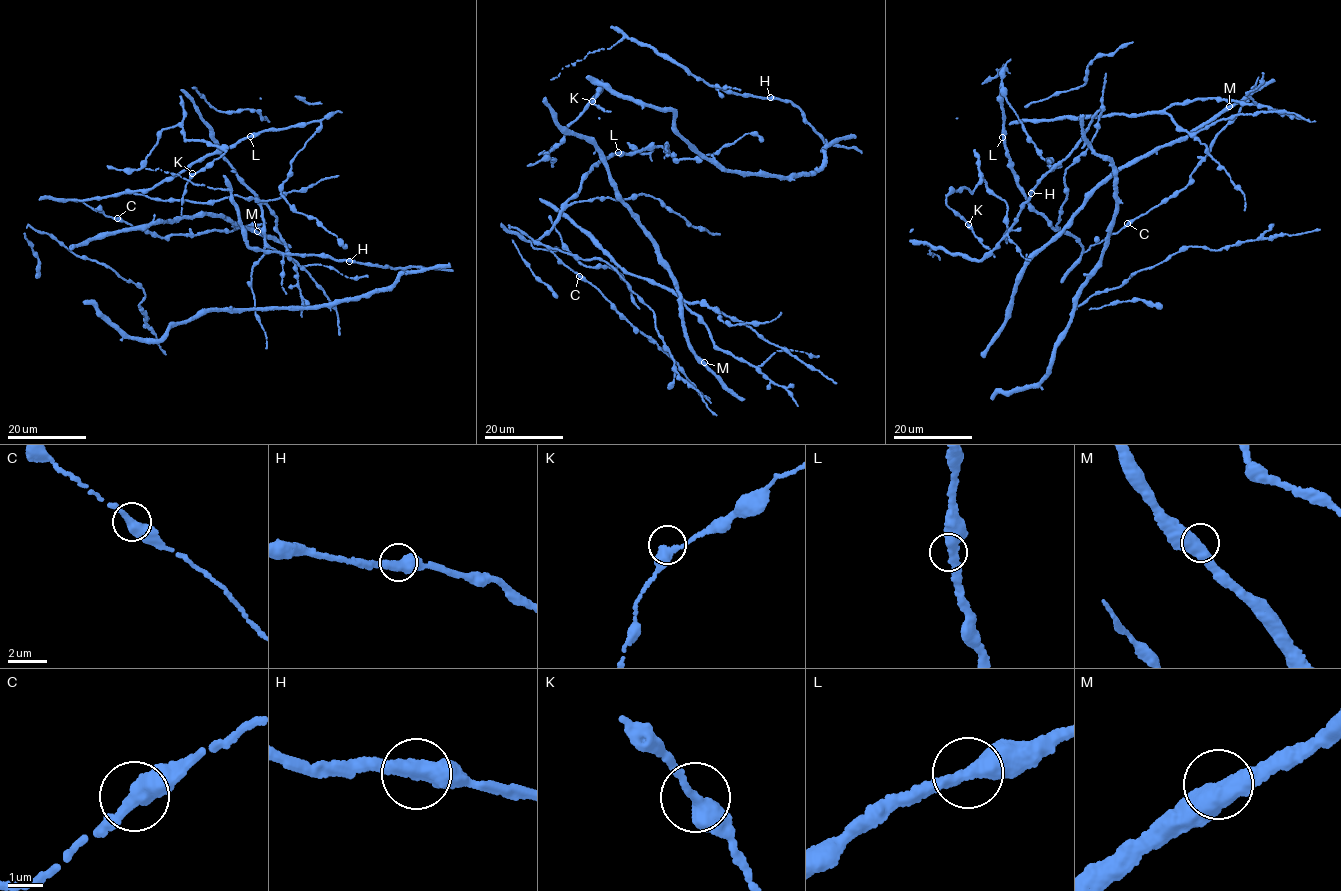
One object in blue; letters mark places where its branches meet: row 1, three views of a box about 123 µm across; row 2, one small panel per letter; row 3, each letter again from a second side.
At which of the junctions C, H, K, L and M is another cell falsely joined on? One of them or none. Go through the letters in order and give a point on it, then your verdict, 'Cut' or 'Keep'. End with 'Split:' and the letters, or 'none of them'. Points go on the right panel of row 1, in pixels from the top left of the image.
C: Place: (1127, 223). Keep
H: Place: (1031, 193). Keep
K: Place: (968, 224). Keep
L: Place: (1002, 137). Keep
M: Place: (1229, 106). Keep
Split: none of them

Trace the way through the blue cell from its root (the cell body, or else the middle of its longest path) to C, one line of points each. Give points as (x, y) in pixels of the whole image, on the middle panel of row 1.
C: (618, 154), (592, 167), (579, 192), (566, 203), (557, 222), (531, 243), (535, 248), (551, 251), (579, 275)

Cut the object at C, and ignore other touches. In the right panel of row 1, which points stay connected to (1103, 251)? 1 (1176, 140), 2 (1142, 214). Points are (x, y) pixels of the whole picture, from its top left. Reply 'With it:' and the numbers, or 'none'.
With it: 1

